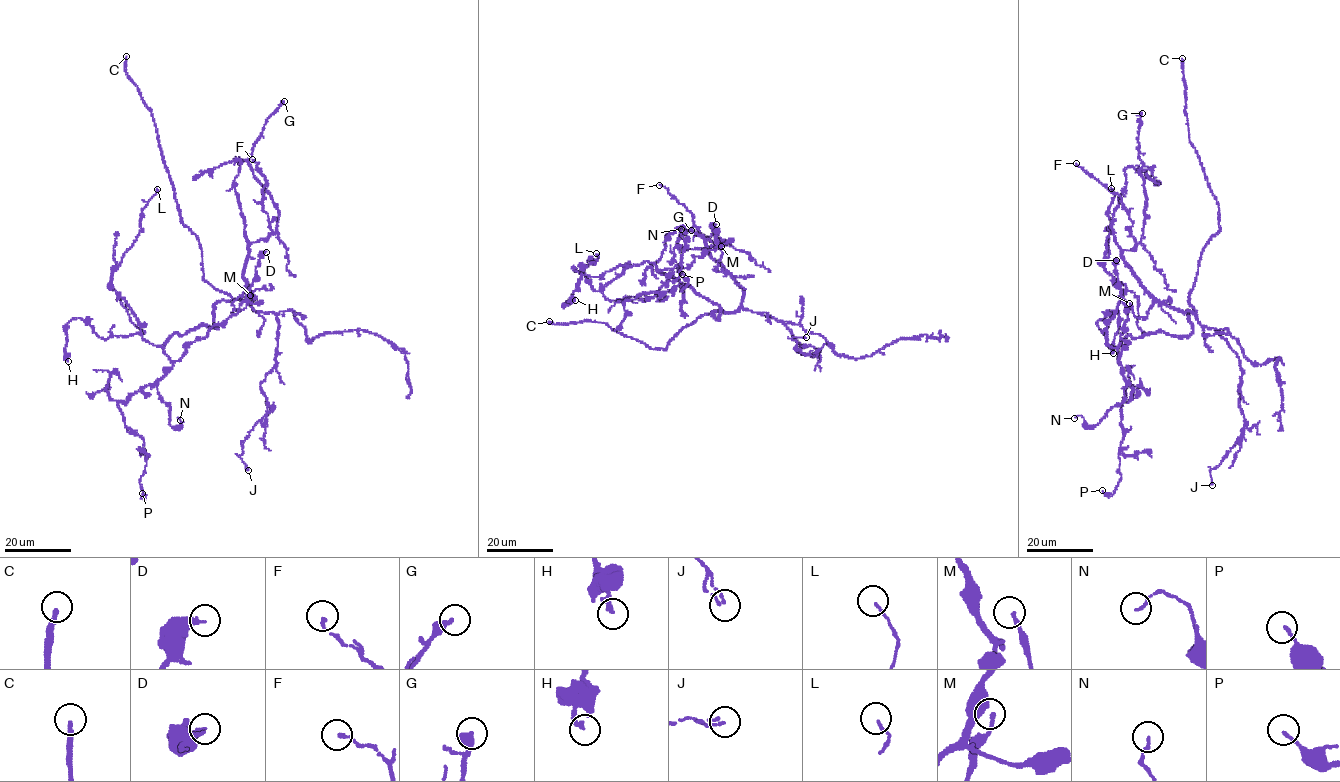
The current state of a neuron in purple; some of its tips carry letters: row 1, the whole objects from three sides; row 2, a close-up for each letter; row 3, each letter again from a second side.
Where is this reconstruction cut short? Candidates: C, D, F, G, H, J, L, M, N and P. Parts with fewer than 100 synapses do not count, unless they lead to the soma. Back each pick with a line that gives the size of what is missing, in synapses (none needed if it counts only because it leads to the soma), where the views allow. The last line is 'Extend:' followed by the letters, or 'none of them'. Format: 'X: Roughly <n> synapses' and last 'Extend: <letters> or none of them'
Extend: C

